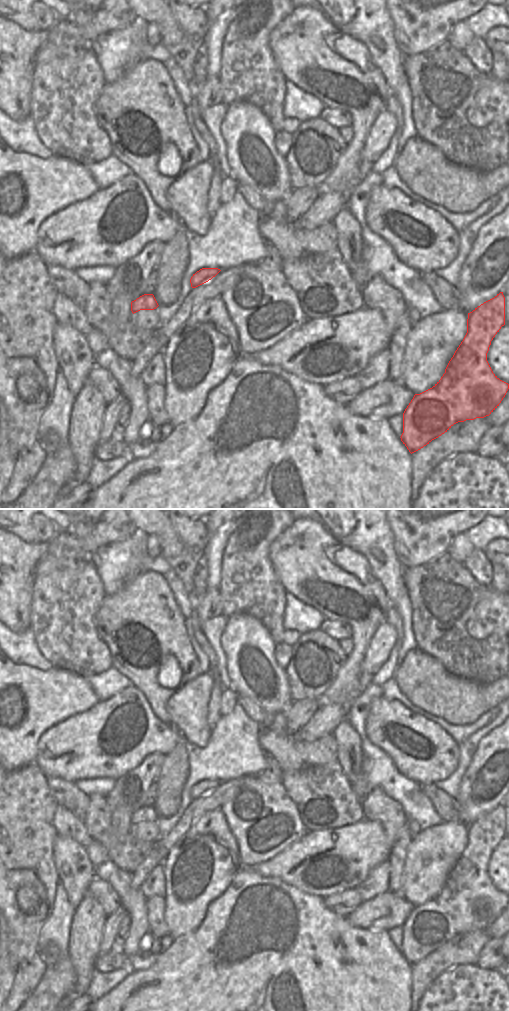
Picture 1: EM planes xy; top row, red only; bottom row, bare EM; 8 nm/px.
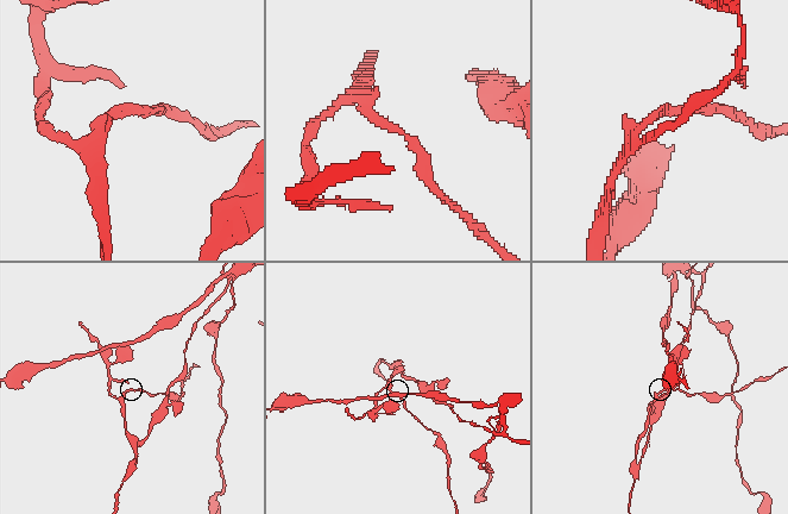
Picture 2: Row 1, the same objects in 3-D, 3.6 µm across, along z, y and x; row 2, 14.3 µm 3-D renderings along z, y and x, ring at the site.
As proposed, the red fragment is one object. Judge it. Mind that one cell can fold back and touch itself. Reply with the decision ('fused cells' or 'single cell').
fused cells

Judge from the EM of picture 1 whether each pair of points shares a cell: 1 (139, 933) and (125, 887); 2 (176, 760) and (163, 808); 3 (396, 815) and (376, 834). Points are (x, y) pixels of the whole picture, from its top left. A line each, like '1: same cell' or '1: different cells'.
1: same cell
2: same cell
3: different cells

